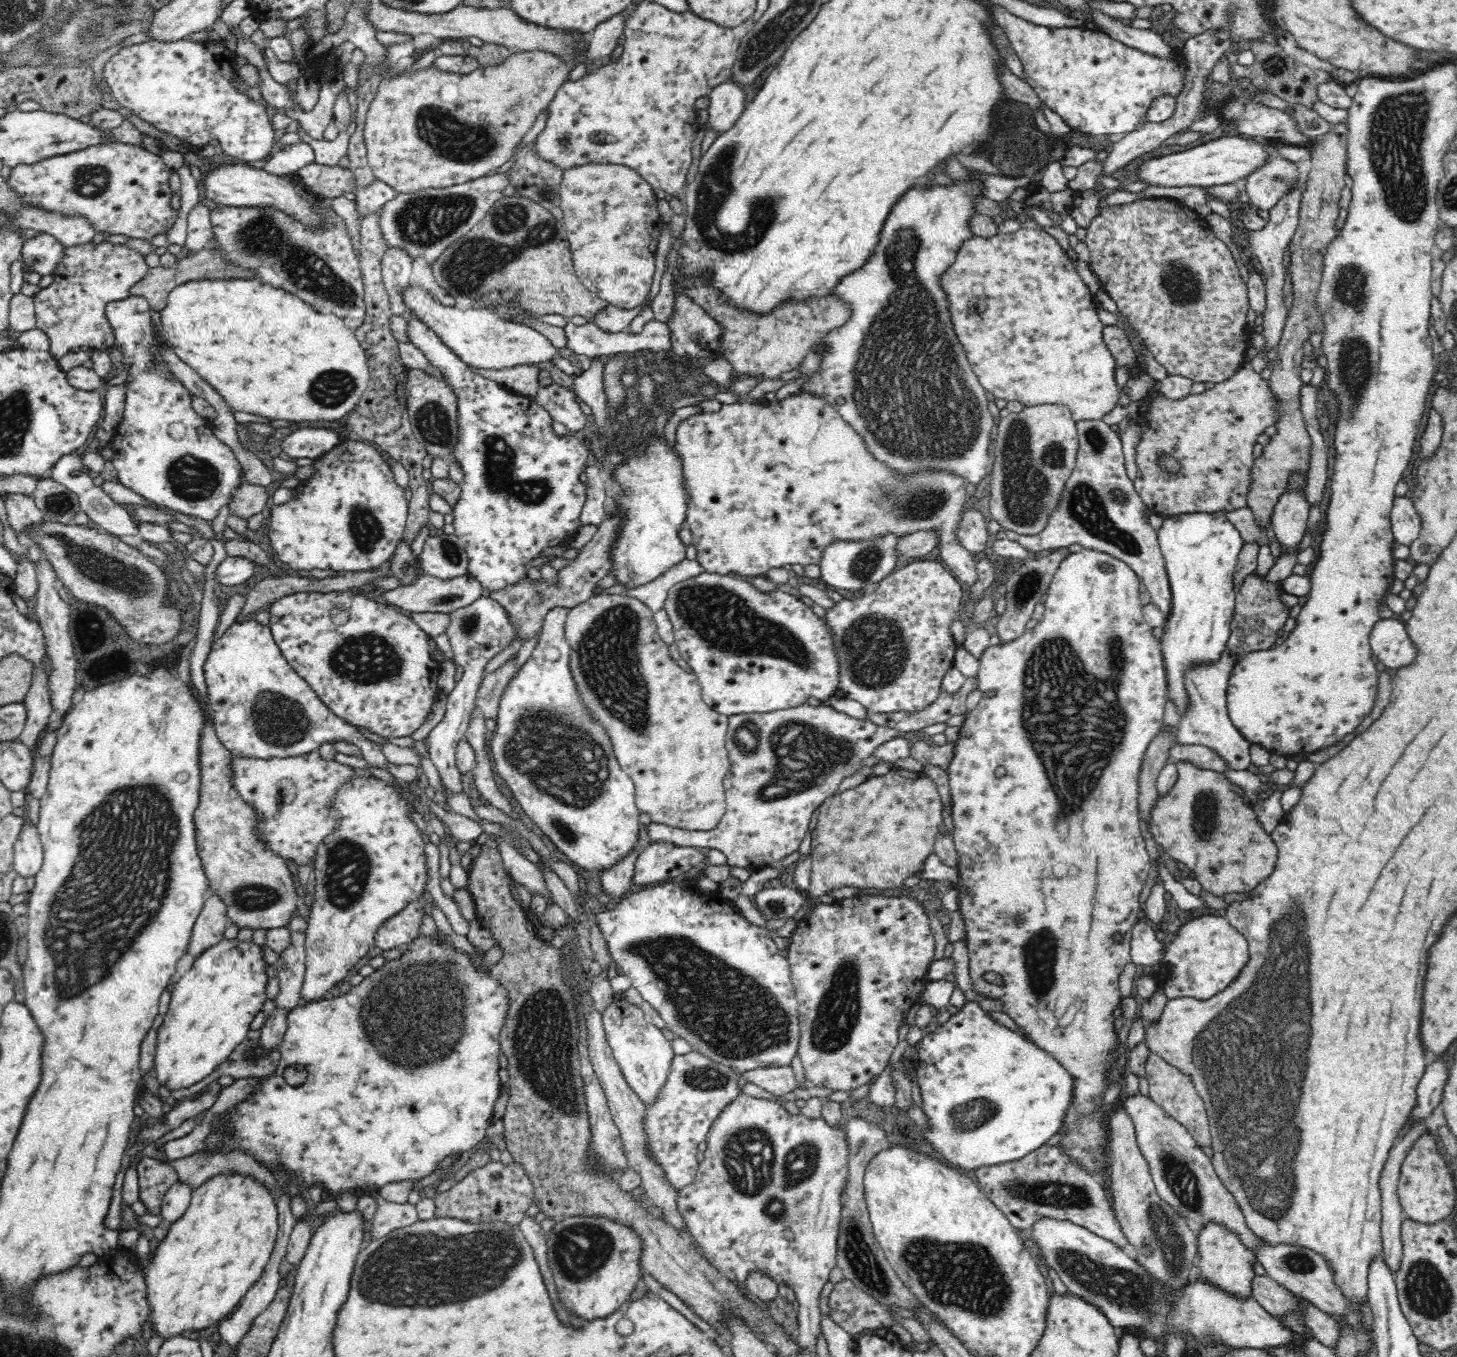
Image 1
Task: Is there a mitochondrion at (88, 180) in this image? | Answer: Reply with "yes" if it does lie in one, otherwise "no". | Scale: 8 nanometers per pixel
yes

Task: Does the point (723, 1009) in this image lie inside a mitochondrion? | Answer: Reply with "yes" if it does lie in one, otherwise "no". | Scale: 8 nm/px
yes

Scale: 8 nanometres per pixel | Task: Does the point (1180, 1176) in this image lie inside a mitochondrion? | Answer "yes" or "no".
yes

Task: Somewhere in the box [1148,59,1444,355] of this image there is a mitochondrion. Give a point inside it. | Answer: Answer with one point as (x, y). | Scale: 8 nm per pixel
(1397, 128)

